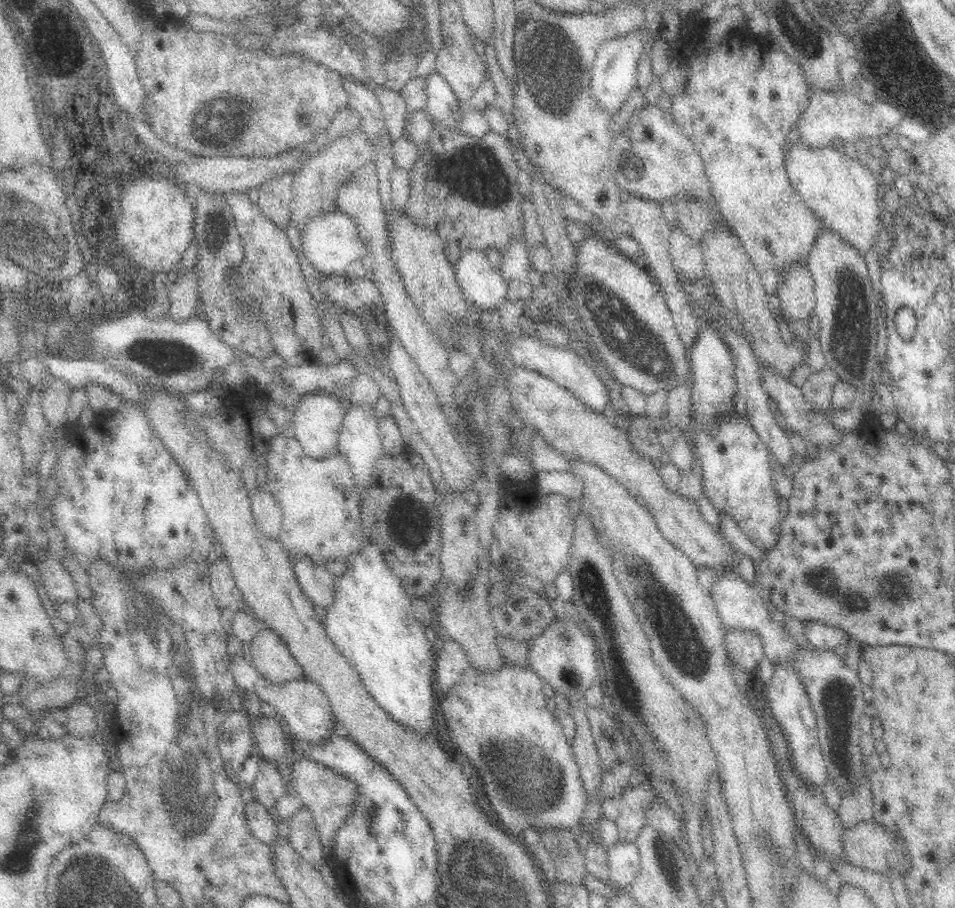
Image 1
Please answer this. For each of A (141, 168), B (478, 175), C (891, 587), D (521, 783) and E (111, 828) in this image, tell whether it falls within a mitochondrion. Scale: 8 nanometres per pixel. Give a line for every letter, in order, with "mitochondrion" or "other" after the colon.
A: other
B: mitochondrion
C: mitochondrion
D: mitochondrion
E: other

